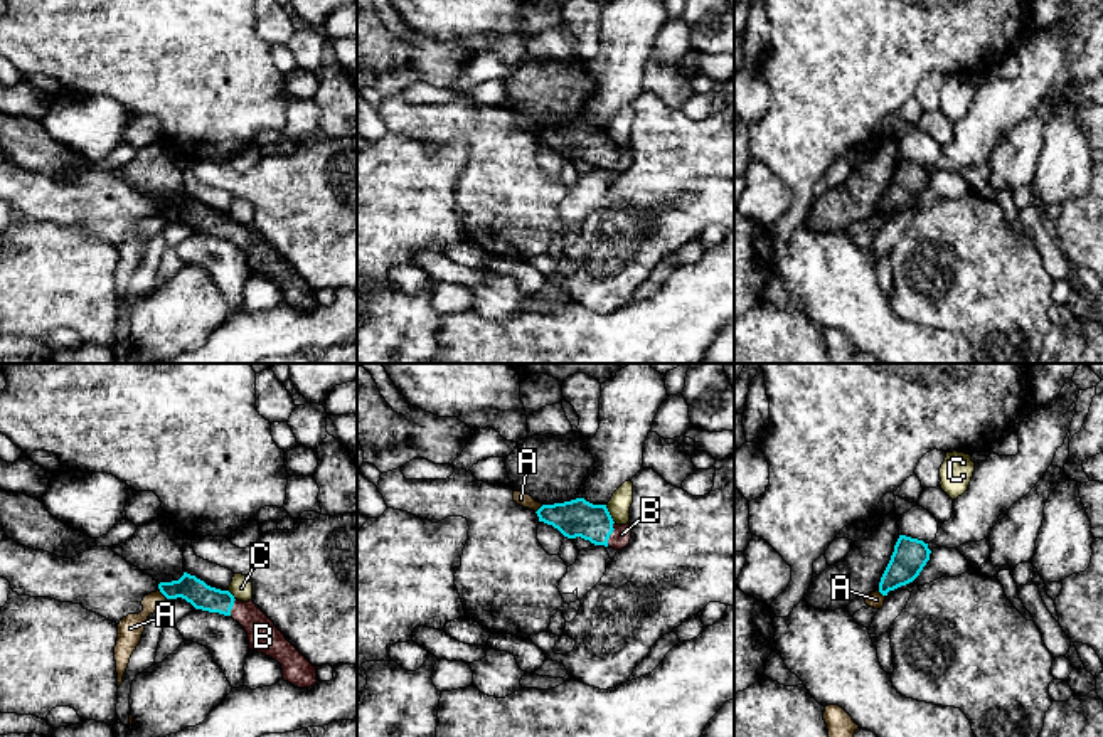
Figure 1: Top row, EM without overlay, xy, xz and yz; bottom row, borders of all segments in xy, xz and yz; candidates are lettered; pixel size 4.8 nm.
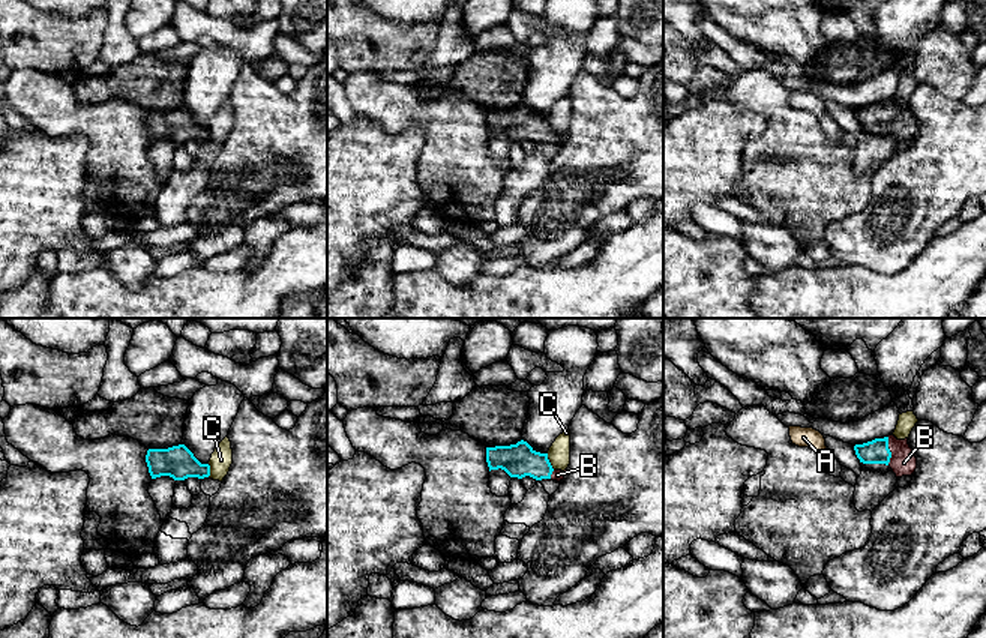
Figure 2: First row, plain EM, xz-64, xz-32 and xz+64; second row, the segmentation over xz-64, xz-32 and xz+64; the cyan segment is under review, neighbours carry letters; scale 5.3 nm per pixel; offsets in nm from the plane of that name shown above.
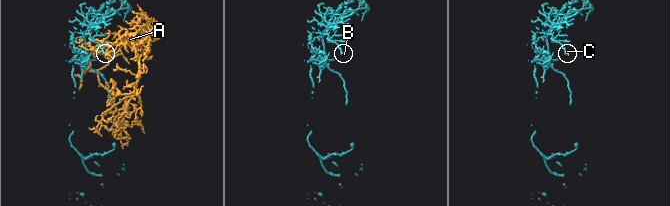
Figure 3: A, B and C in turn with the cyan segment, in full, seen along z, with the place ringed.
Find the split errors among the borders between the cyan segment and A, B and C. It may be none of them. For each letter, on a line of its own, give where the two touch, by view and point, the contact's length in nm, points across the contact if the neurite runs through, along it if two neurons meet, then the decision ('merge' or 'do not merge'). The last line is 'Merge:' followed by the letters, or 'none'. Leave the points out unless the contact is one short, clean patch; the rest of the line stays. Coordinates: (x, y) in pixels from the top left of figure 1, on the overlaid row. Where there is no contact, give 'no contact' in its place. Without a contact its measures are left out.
A: contact xy (162, 593); length 70 nm; border xy (159, 588), (167, 598); do not merge
B: contact xz (612, 532); length 120 nm; way xz (578, 517), (612, 532), (622, 534); merge
C: contact xz (608, 514); length 100 nm; border xz (605, 505), (615, 522); do not merge
Merge: B

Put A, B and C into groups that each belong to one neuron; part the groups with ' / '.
A / B / C

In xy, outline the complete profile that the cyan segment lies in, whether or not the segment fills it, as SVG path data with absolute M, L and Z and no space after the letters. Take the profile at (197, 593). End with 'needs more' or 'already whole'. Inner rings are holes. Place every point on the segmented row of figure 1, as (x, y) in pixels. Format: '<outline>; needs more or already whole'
M187 572L179 581L160 582L158 589L167 599L182 597L195 609L231 616L248 633L251 651L263 653L281 665L285 681L298 688L310 688L318 681L317 666L285 638L253 601L237 601L229 591L210 587Z; needs more

